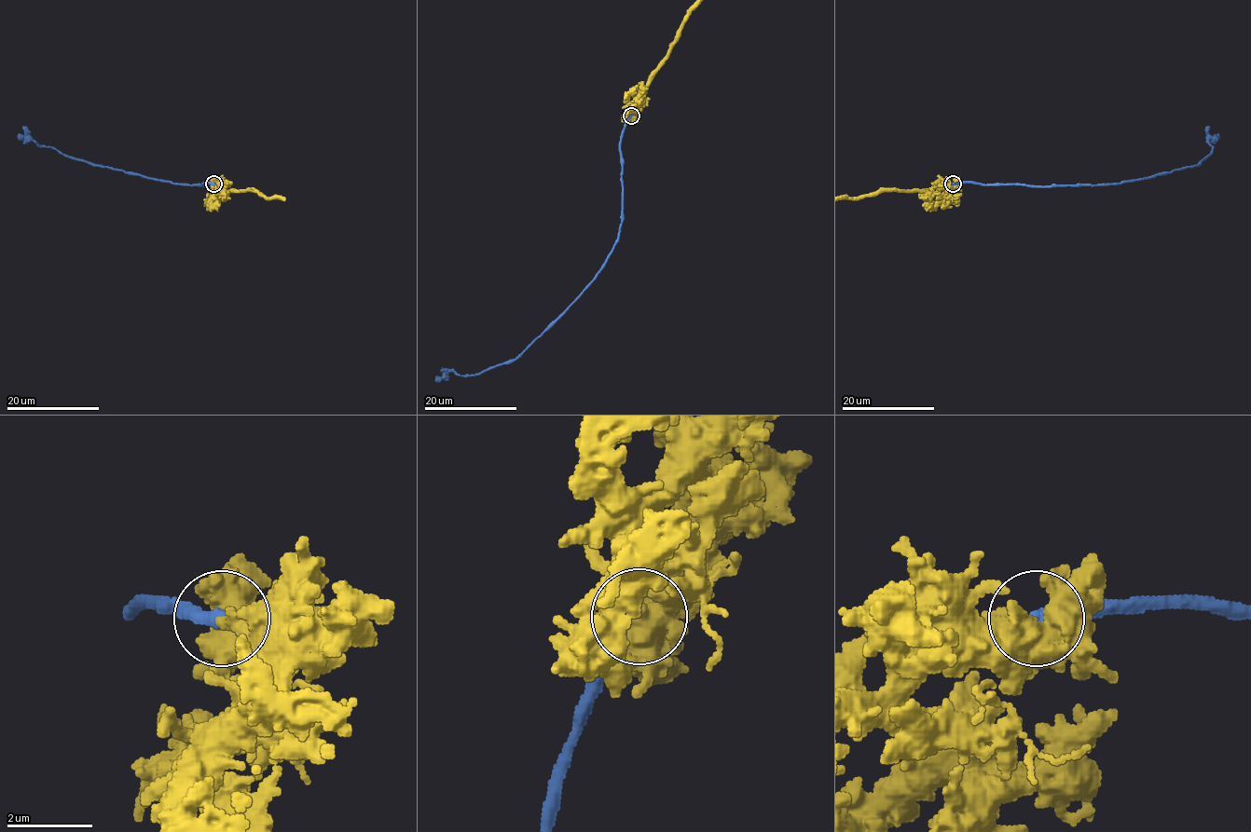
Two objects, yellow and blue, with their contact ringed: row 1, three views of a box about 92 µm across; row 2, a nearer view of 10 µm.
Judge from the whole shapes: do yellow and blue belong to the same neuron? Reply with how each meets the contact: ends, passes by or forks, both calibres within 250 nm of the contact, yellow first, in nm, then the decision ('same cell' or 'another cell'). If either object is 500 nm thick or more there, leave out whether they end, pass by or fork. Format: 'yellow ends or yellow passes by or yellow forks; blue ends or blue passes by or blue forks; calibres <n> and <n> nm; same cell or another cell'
calibres 700 and 340 nm; same cell

